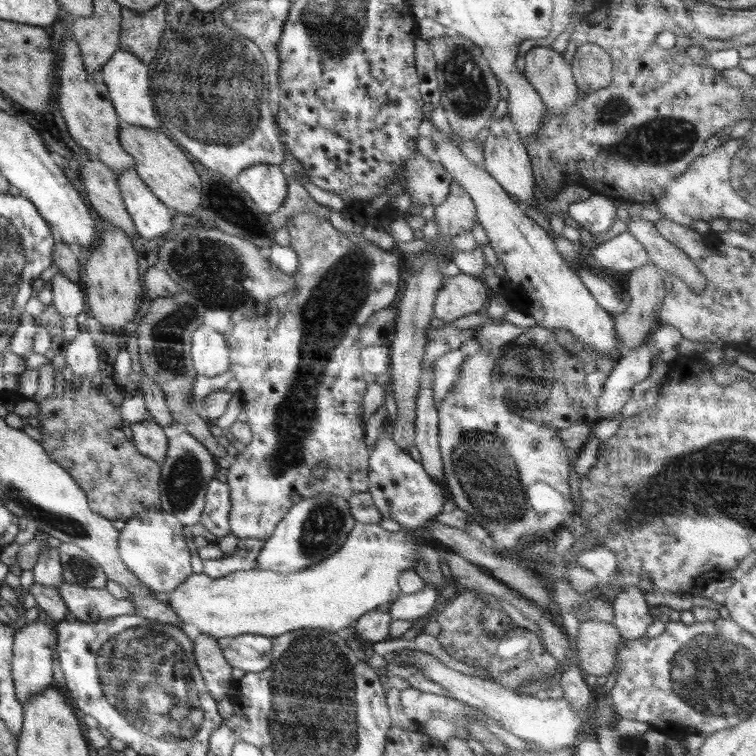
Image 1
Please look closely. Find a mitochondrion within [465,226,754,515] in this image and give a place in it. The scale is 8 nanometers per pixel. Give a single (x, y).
(526, 371)

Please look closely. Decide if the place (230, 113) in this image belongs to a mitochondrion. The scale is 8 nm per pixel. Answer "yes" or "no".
yes

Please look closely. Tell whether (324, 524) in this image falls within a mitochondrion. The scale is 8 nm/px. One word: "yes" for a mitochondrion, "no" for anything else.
yes

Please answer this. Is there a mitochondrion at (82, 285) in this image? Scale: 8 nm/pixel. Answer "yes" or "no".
no

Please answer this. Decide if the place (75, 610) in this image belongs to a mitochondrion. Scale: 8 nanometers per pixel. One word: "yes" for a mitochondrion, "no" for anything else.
no

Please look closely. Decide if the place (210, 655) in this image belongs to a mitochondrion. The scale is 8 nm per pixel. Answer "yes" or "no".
yes

